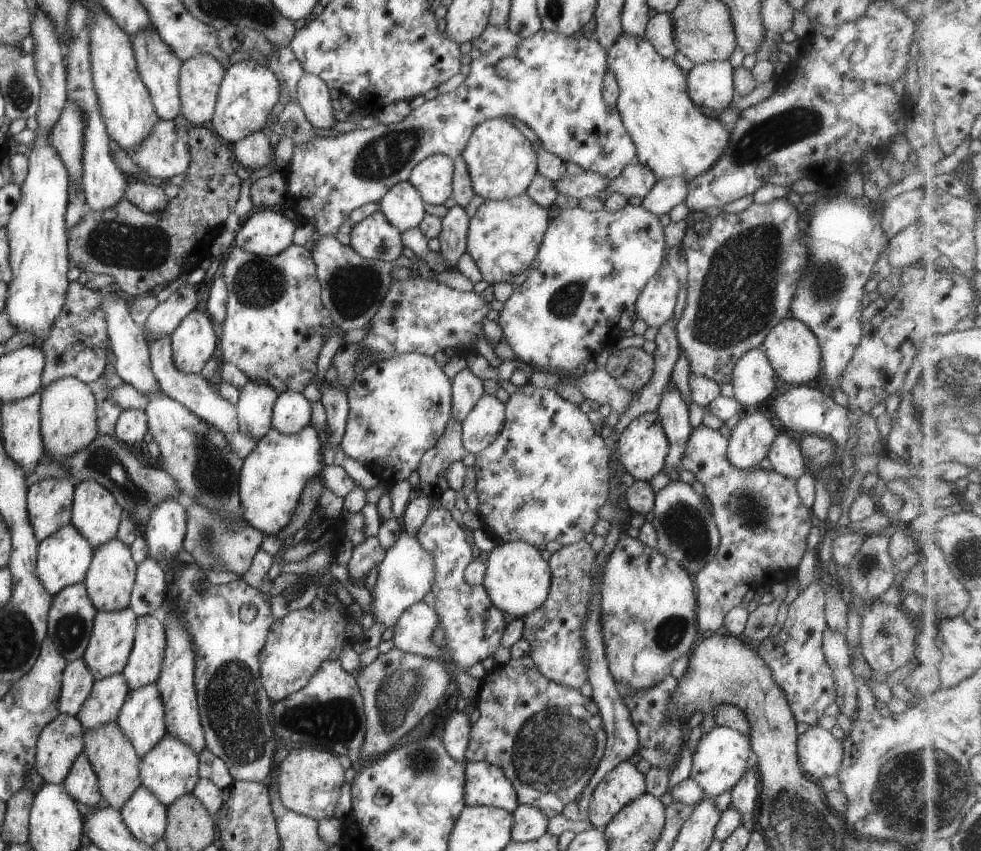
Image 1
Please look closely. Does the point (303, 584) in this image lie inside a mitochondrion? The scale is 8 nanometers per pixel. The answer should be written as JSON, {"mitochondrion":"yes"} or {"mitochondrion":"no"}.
{"mitochondrion":"no"}

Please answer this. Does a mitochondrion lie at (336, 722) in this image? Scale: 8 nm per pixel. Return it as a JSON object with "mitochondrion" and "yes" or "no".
{"mitochondrion":"yes"}

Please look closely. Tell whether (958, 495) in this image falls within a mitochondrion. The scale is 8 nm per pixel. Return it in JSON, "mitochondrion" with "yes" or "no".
{"mitochondrion":"no"}

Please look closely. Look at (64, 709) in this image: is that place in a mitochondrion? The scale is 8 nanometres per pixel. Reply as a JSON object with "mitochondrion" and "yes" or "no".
{"mitochondrion":"no"}

